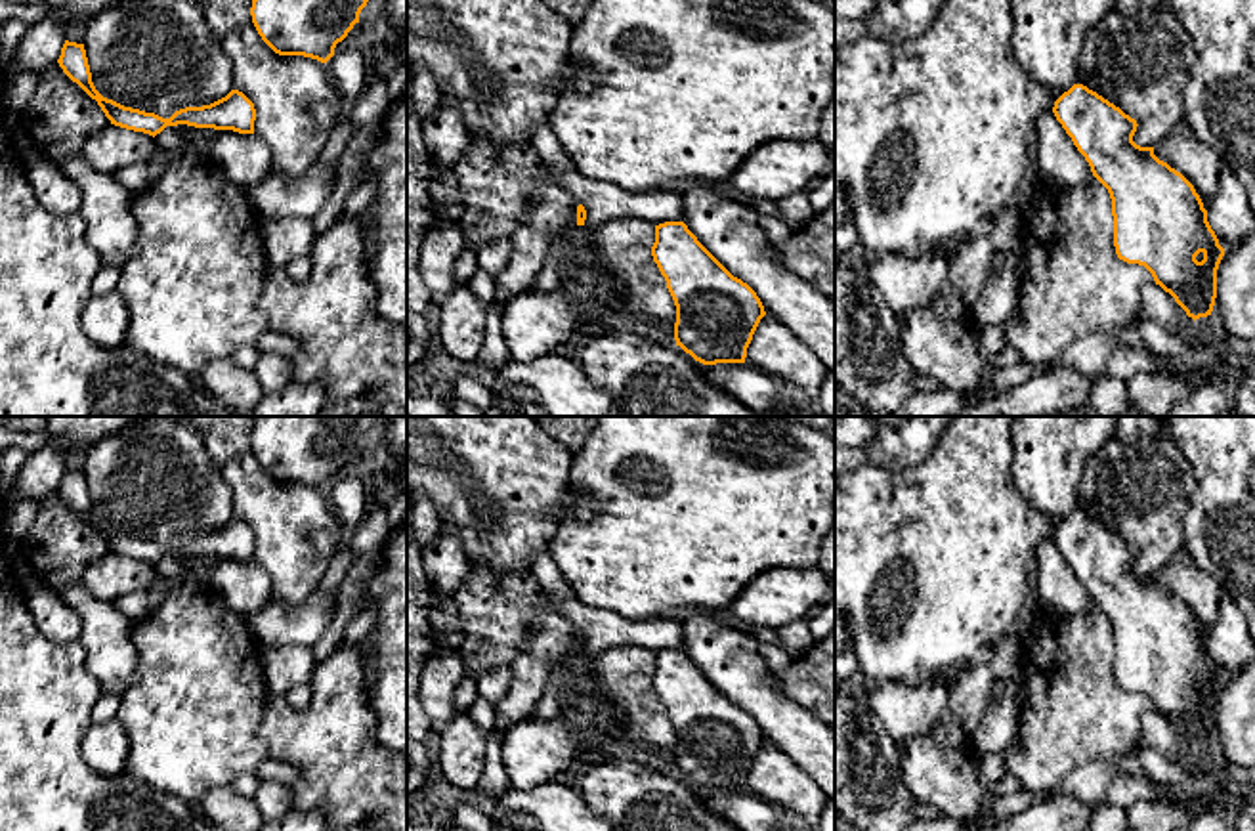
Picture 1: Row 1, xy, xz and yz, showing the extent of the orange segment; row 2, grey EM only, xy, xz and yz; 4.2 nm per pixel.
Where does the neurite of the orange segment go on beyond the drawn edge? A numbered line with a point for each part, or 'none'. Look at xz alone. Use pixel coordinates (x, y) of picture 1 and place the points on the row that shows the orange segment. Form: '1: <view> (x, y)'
none

